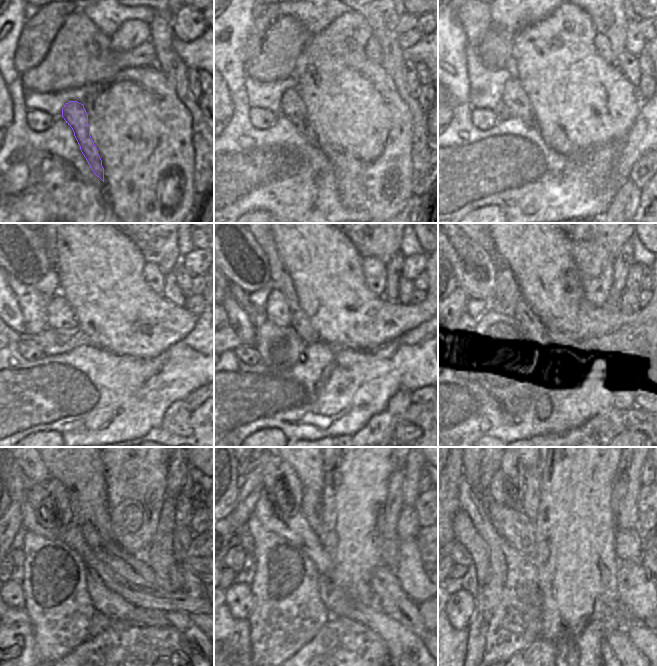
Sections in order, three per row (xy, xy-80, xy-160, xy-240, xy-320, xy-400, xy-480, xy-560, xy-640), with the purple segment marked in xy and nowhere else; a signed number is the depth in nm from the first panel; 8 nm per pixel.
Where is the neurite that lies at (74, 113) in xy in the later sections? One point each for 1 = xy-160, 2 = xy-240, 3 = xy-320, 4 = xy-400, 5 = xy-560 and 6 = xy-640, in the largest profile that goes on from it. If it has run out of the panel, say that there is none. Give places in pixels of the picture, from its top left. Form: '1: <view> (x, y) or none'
1: xy-160 (514, 98)
2: xy-240 (64, 320)
3: xy-320 (282, 319)
4: xy-400 (506, 278)
5: xy-560 (288, 489)
6: xy-640 (512, 467)

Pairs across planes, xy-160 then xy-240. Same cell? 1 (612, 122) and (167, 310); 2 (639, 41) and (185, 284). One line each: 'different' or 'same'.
1: same
2: same

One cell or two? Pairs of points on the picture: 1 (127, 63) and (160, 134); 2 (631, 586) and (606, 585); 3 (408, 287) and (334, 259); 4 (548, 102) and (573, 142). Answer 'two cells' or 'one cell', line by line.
1: two cells
2: two cells
3: two cells
4: one cell

